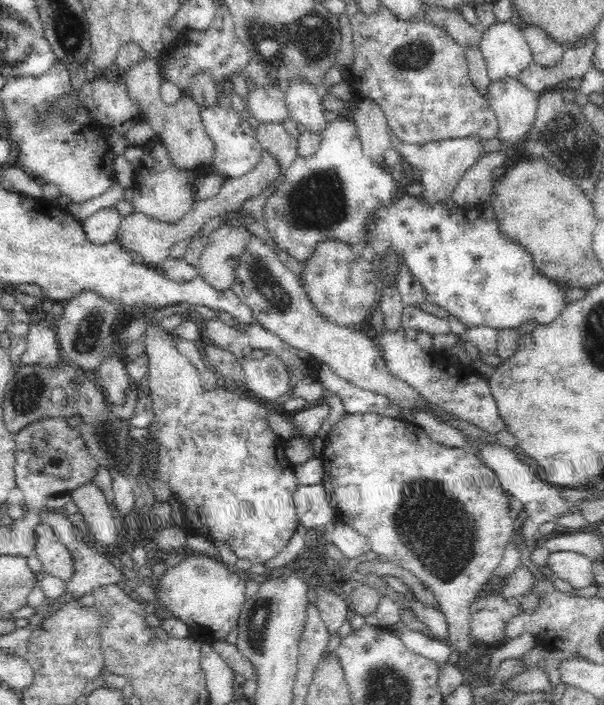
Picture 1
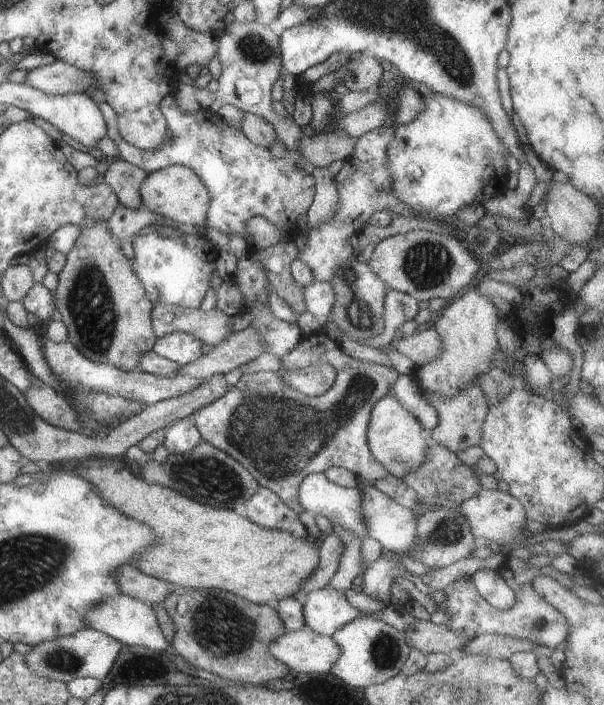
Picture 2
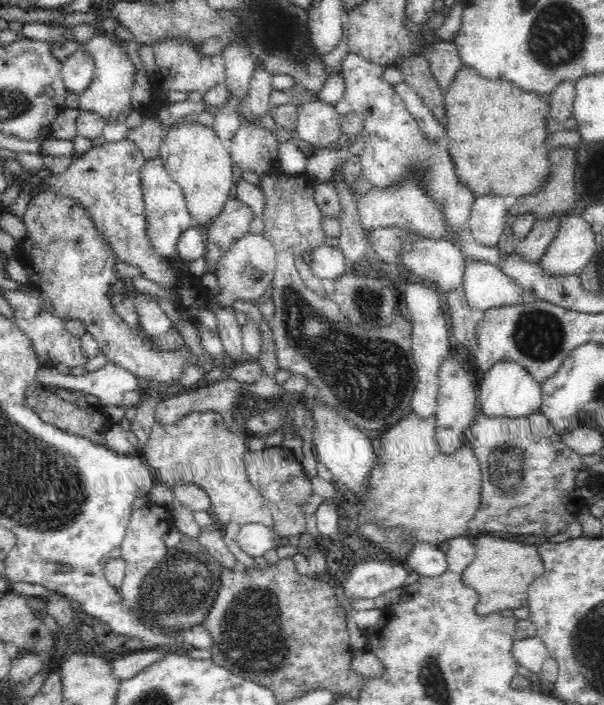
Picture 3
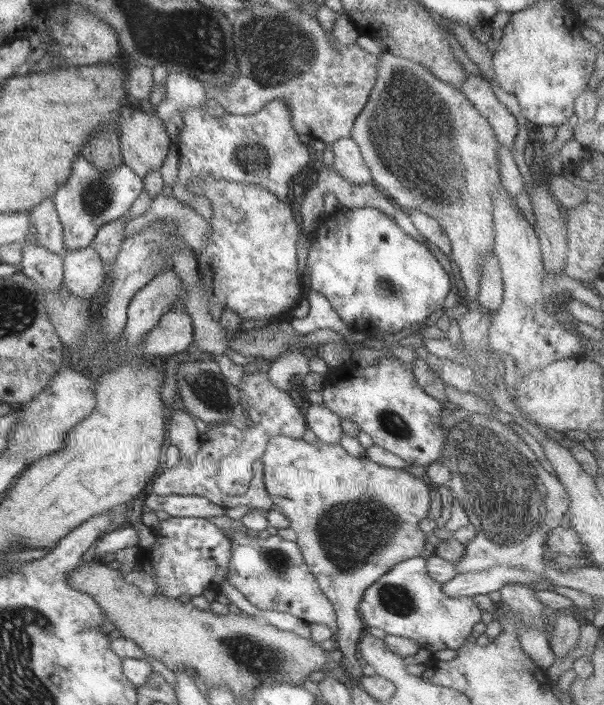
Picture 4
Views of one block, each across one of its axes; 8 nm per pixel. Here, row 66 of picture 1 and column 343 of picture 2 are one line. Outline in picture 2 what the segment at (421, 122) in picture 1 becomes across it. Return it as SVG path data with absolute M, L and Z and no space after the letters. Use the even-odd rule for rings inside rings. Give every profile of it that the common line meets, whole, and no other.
M323 331L304 336L299 344L298 348L306 352L313 363L332 365L337 370L334 384L324 394L317 397L305 395L285 383L283 376L275 371L244 373L224 396L189 415L189 419L199 430L202 441L243 464L260 487L275 492L298 514L303 511L303 506L299 503L299 484L309 474L323 473L330 467L342 467L370 485L387 476L389 472L372 456L367 432L374 405L391 394L391 386L400 375L394 367L348 356L339 343Z

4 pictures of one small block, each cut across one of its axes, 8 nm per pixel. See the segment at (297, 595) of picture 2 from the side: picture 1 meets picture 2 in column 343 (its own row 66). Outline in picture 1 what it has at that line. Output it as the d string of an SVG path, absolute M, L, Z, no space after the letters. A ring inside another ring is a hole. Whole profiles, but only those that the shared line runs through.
M521 24L521 30L531 48L533 61L540 66L552 68L558 60L562 60L565 46L553 41L539 26Z

